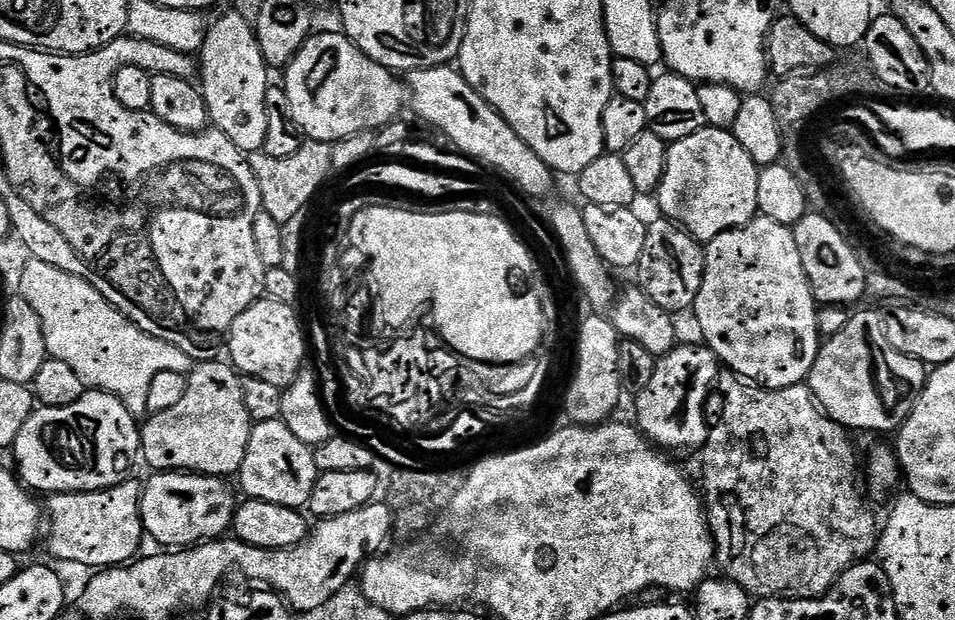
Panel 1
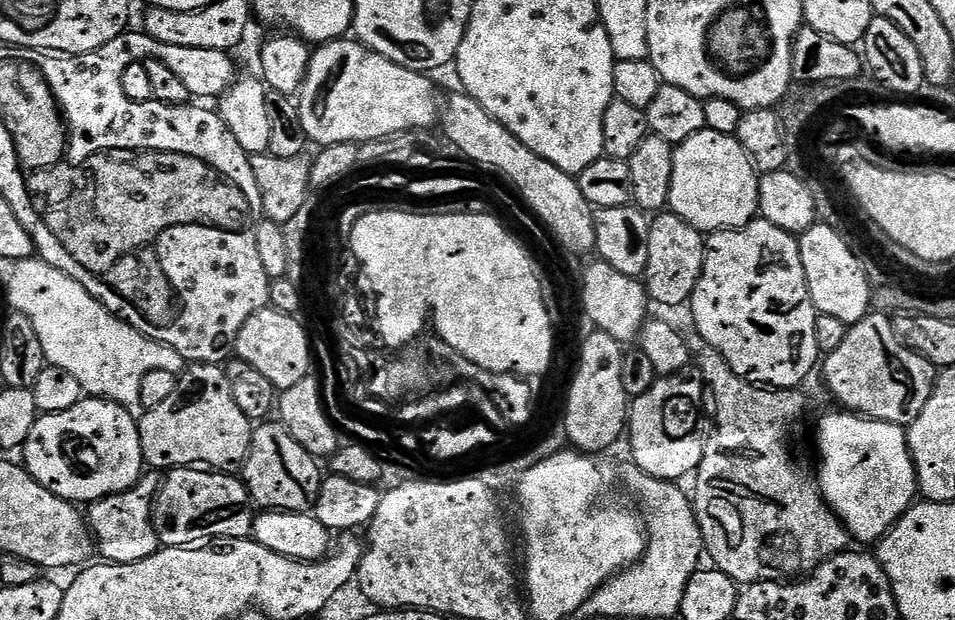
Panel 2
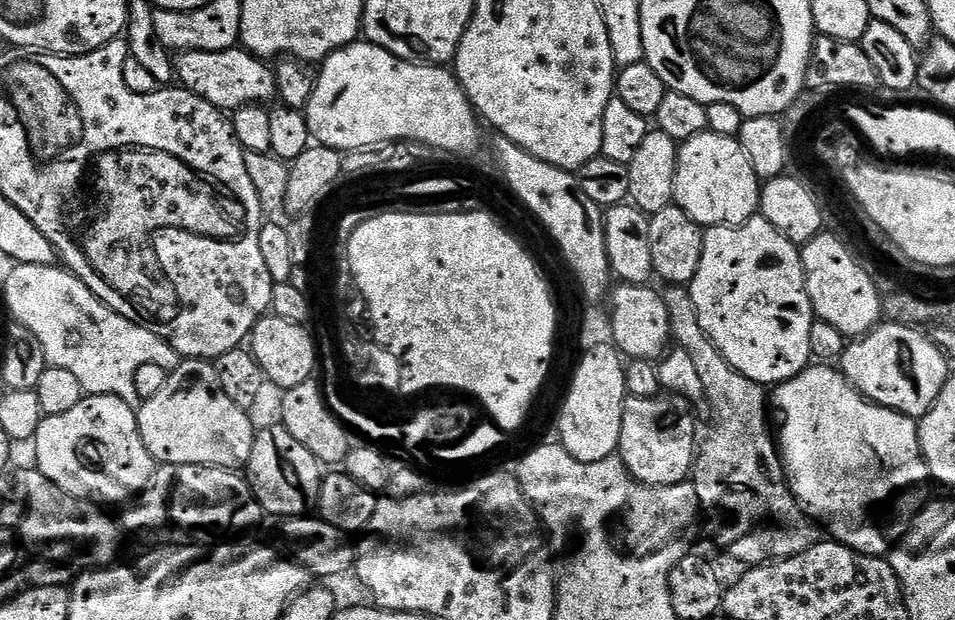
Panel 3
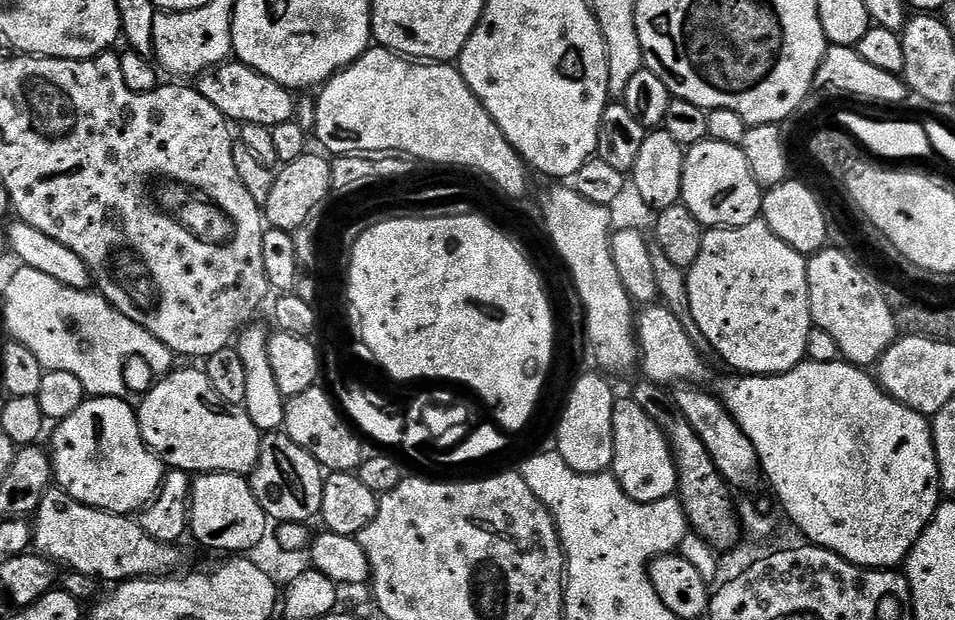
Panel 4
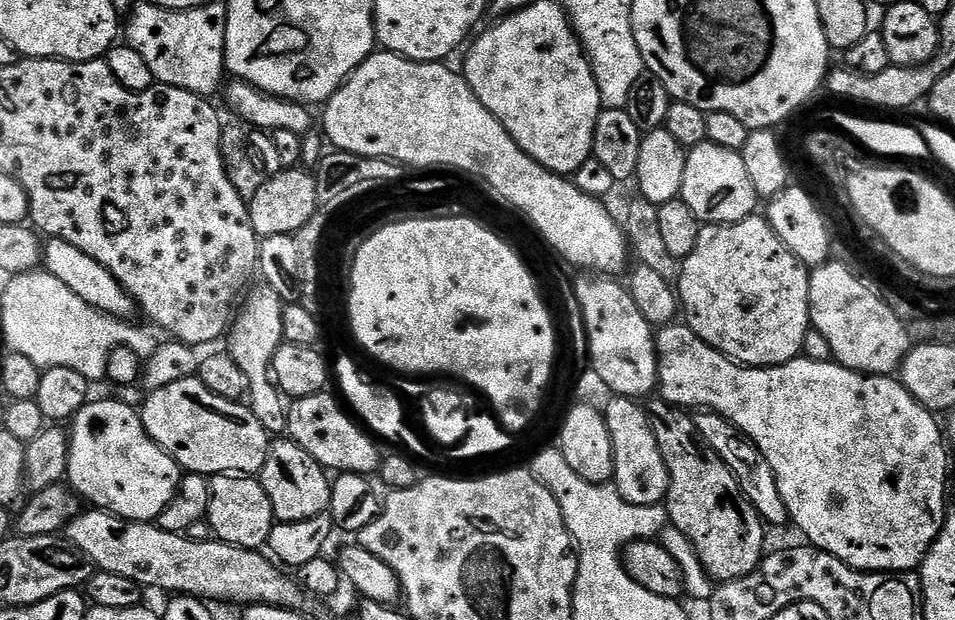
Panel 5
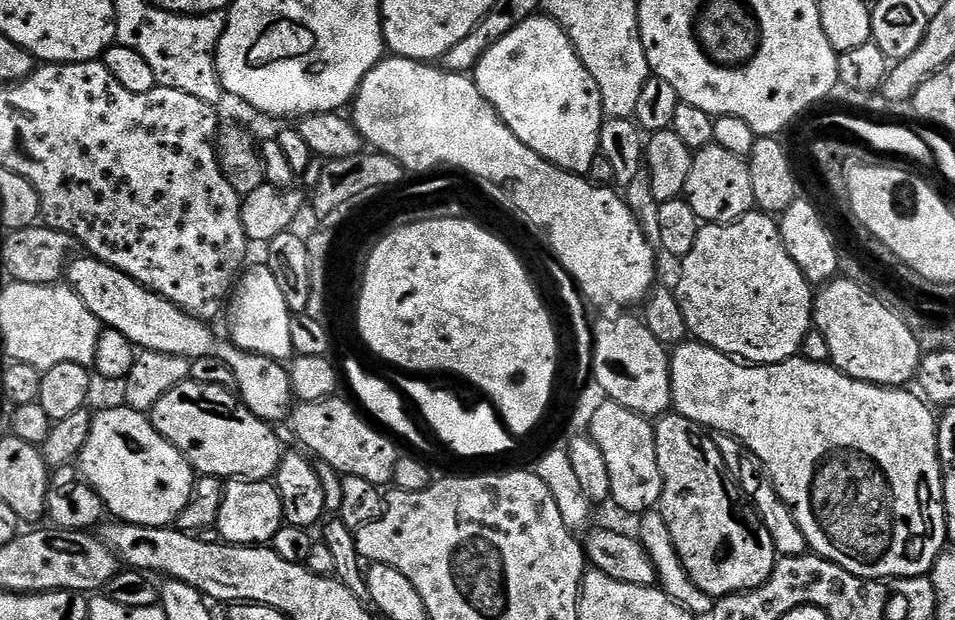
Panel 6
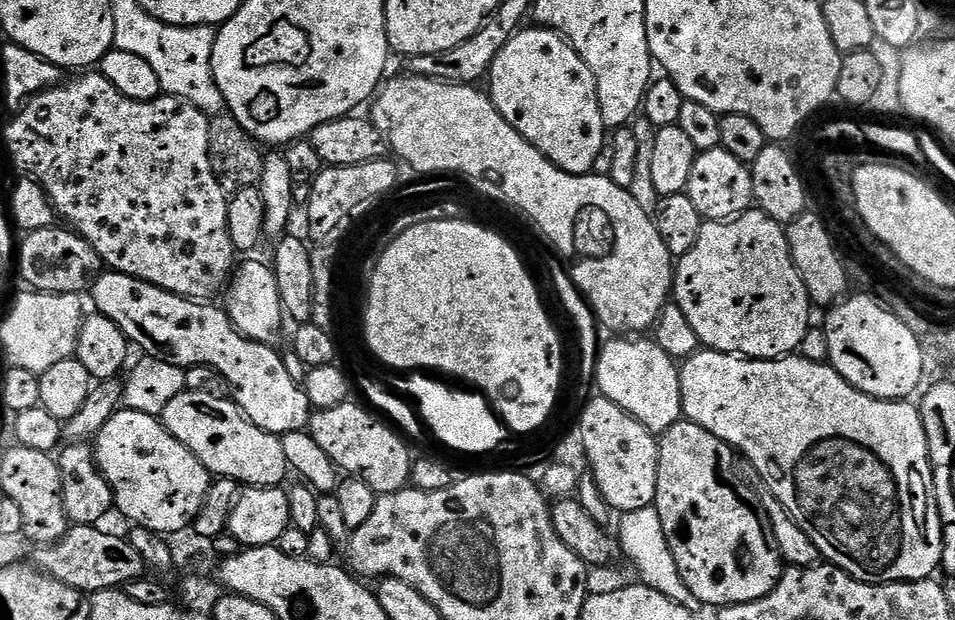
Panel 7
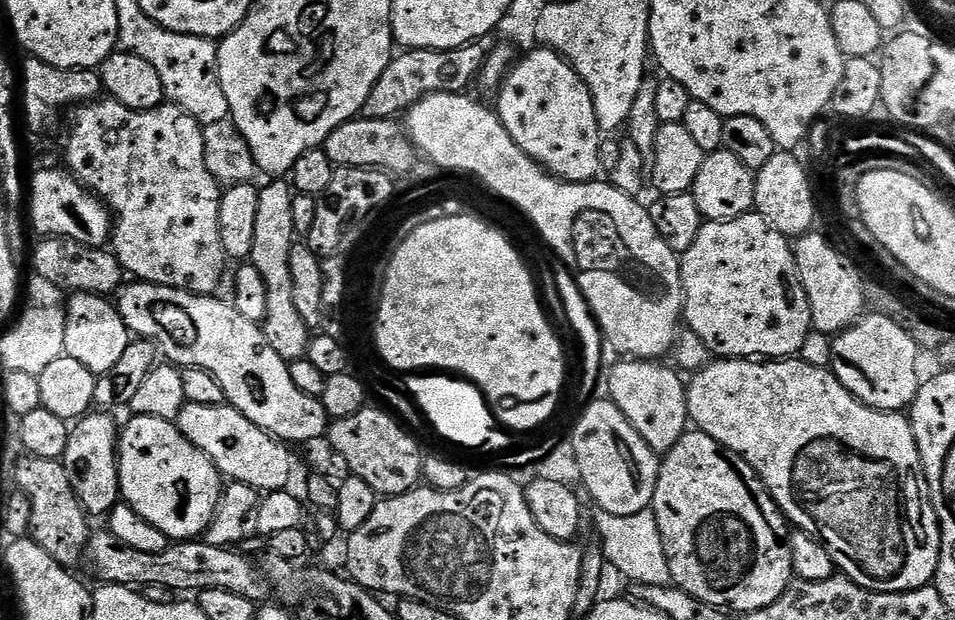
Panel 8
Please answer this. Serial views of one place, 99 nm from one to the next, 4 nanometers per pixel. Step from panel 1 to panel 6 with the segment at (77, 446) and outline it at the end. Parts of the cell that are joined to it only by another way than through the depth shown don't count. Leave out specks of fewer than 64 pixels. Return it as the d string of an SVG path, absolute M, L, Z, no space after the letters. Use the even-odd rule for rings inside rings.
M119 407L93 415L90 436L78 457L79 475L102 498L109 517L147 528L175 525L196 488L197 473L191 462L158 434L145 413Z

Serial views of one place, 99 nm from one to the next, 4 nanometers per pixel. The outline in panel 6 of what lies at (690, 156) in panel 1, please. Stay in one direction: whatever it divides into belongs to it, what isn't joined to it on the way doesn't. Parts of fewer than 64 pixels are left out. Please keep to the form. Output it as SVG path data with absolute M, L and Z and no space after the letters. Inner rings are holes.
M717 144L699 149L692 157L690 178L686 178L683 199L704 224L732 224L754 208L754 190L750 190L750 170L741 157L722 150Z

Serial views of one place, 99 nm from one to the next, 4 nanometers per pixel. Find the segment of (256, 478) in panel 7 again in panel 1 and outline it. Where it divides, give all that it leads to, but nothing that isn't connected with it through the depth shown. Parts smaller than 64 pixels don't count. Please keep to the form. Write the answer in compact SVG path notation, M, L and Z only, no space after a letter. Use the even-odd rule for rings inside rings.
M213 358L197 363L192 371L187 373L188 385L186 386L186 395L171 410L162 410L162 414L158 414L157 416L149 415L143 421L140 430L142 460L145 460L152 467L152 470L159 470L161 472L194 472L202 476L219 476L221 478L229 478L228 476L235 477L239 473L242 466L242 458L246 458L246 446L252 433L253 422L250 414L246 414L246 402L242 402L242 377L240 373L232 367L231 363L225 362L223 359L221 360L220 358Z

